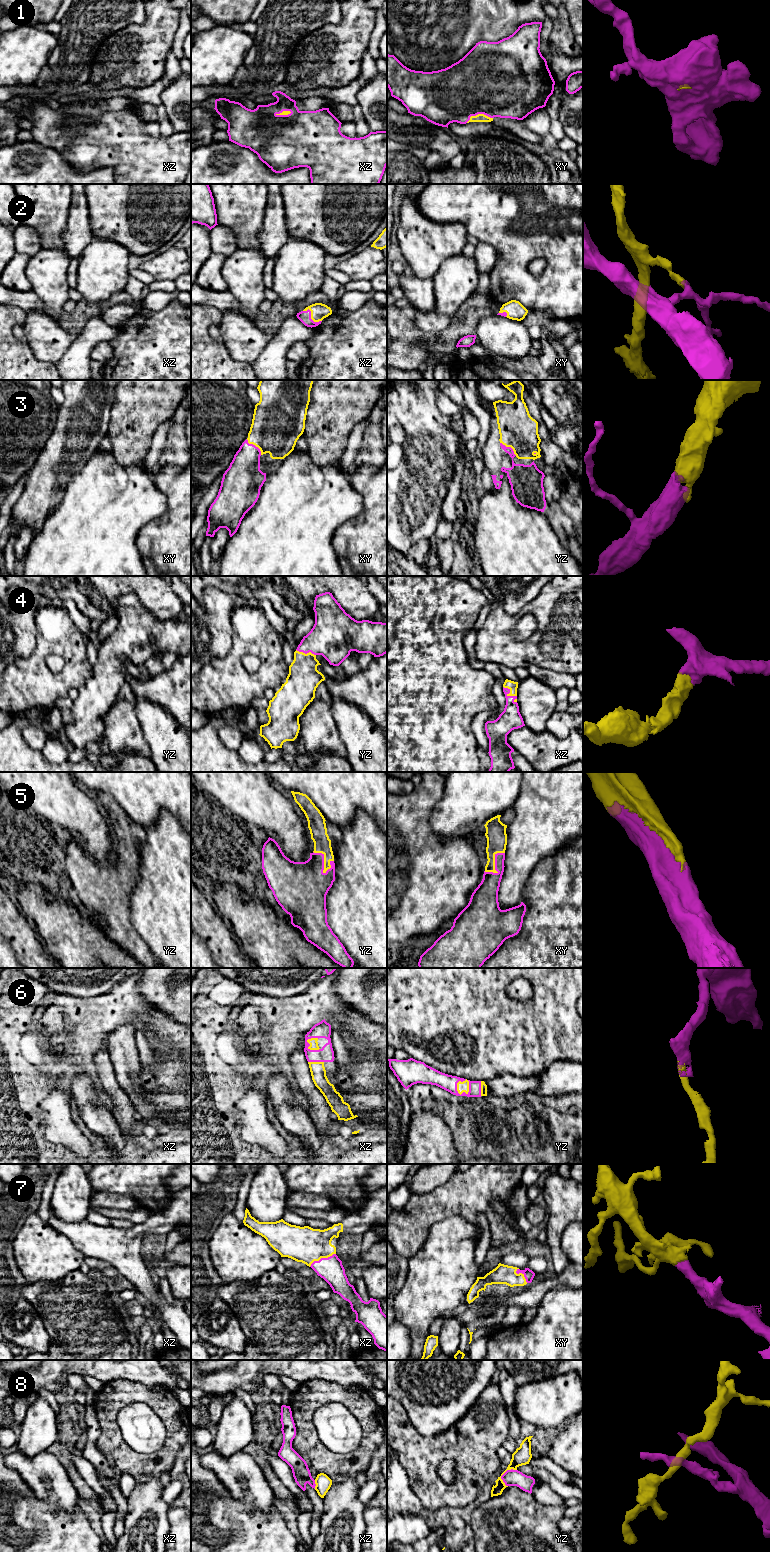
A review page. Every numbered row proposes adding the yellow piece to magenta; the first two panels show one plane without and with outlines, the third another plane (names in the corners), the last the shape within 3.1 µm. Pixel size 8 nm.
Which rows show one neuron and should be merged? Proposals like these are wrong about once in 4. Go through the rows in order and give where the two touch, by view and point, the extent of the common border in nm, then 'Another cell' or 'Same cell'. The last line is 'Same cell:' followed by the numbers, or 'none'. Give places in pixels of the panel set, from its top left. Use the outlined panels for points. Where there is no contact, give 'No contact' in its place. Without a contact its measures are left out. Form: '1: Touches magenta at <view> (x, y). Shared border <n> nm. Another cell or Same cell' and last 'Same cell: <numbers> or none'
1: Touches magenta at xy (478, 113). Shared border 220 nm. Same cell
2: Touches magenta at xz (310, 316). Shared border 180 nm. Same cell
3: Touches magenta at xy (254, 445). Shared border 180 nm. Same cell
4: Touches magenta at xz (509, 692). Shared border 140 nm. Same cell
5: Touches magenta at yz (323, 859). Shared border 200 nm. Same cell
6: Touches magenta at yz (469, 1090). Shared border 140 nm. Same cell
7: Touches magenta at xz (322, 1258). Shared border 240 nm. Same cell
8: Touches magenta at yz (503, 1474). Shared border 170 nm. Another cell
Same cell: 1, 2, 3, 4, 5, 6, 7

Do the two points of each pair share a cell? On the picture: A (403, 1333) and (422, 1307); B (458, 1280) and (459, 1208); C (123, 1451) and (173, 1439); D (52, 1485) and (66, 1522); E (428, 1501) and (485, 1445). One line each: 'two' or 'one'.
A: two
B: two
C: one
D: two
E: one

